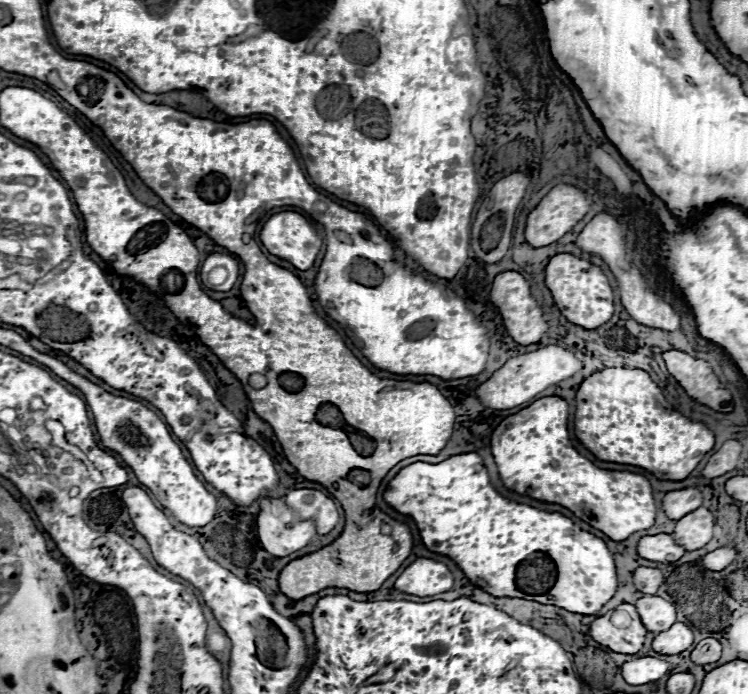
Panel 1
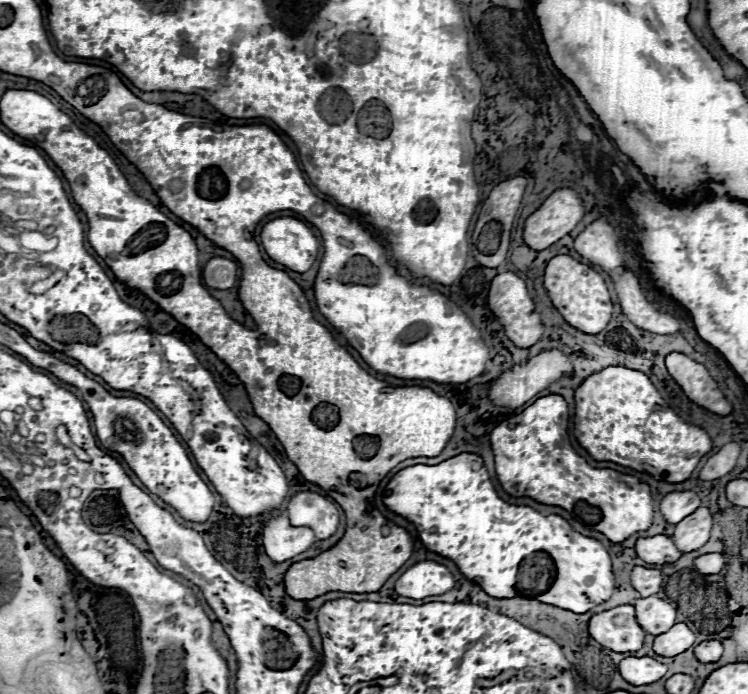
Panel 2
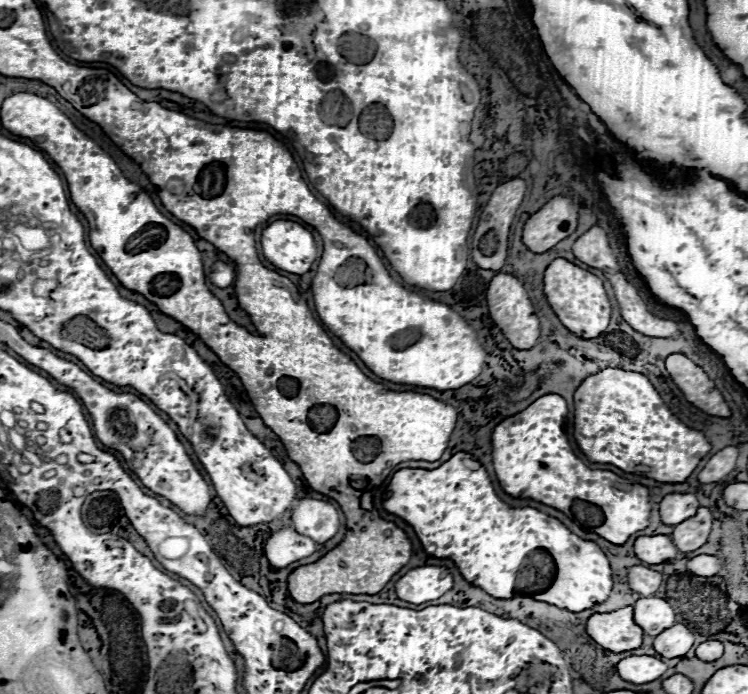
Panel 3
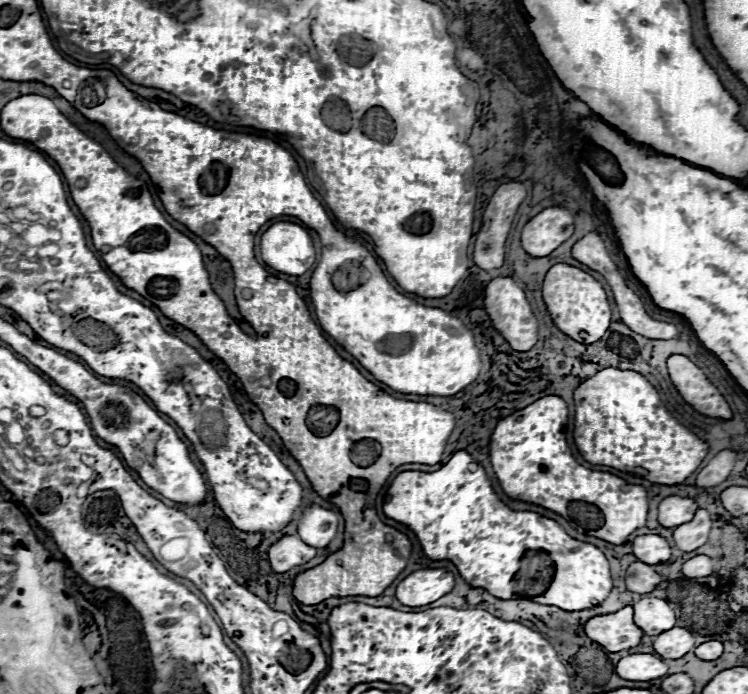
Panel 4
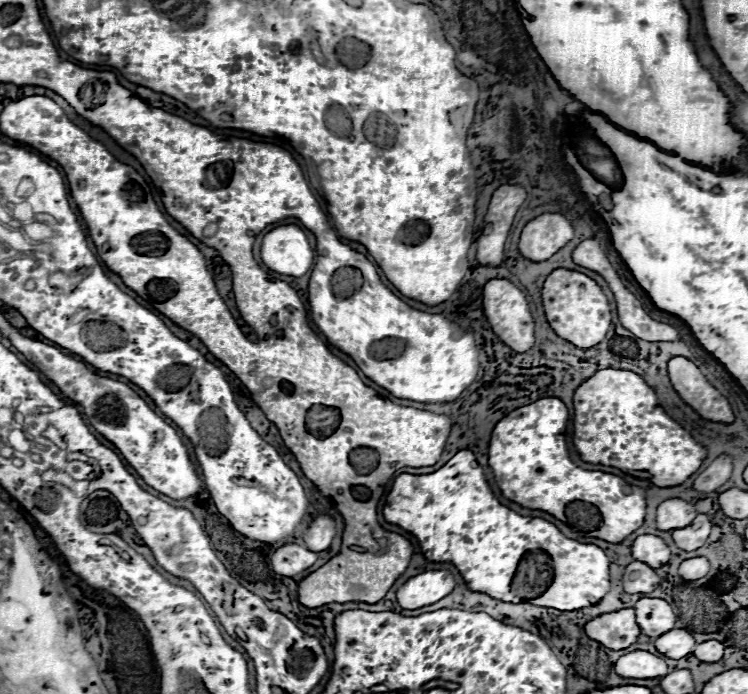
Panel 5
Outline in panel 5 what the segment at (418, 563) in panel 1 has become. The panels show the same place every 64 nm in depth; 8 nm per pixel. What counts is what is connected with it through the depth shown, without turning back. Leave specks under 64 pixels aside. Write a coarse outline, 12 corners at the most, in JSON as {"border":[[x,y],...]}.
{"border":[[448,570],[410,578],[398,590],[404,610],[430,606],[454,590]]}

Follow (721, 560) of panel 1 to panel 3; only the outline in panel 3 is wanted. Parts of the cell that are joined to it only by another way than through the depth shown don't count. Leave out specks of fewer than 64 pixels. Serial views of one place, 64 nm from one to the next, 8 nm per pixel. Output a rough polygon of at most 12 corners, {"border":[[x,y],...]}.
{"border":[[710,554],[688,560],[686,572],[694,576],[714,576],[720,560]]}

